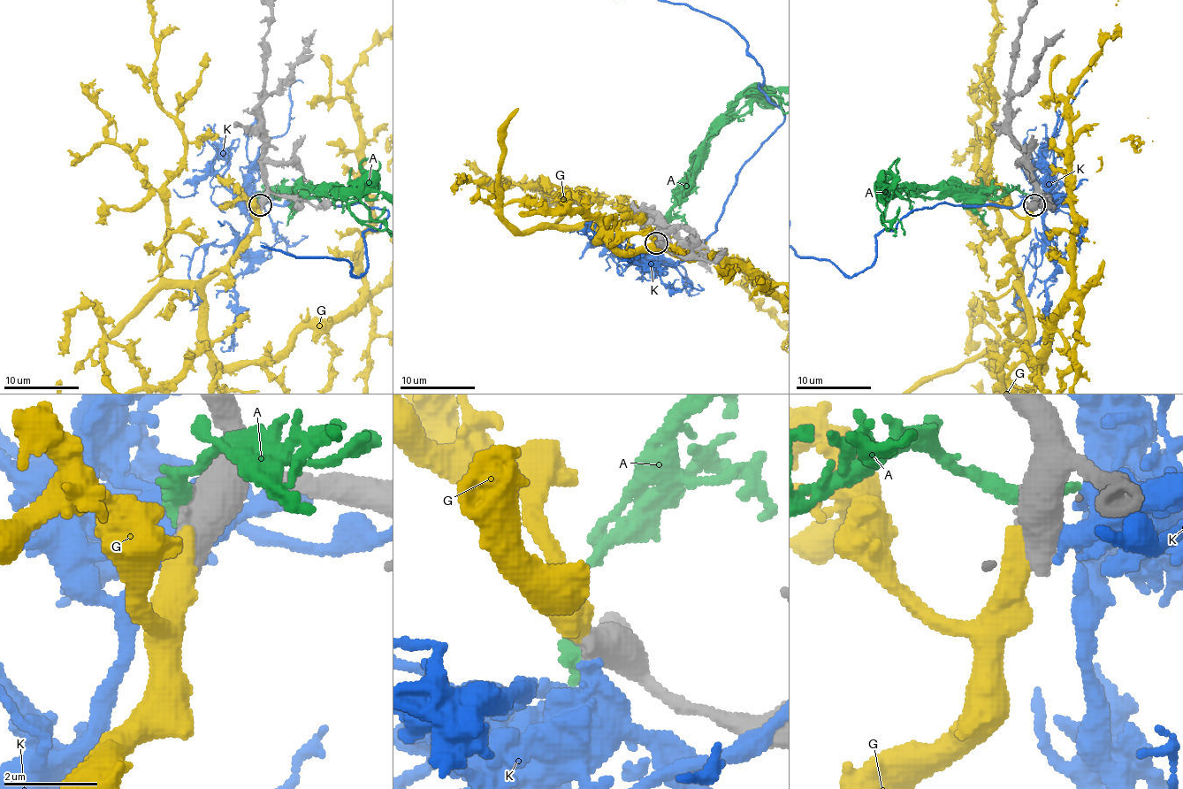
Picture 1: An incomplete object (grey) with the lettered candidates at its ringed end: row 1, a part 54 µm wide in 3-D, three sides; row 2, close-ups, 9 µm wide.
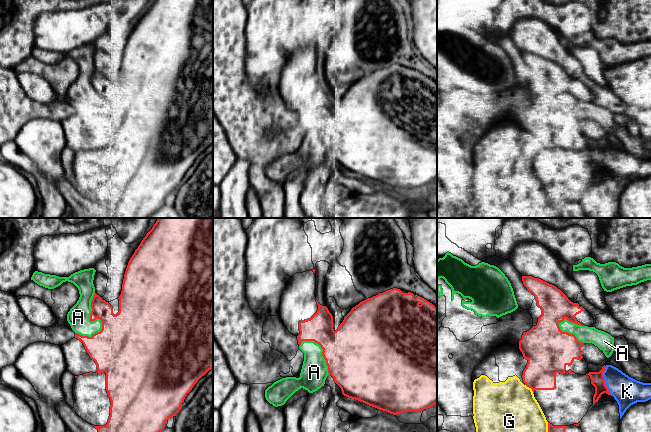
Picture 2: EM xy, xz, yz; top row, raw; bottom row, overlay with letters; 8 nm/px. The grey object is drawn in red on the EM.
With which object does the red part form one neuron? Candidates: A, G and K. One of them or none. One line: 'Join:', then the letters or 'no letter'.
Join: G

